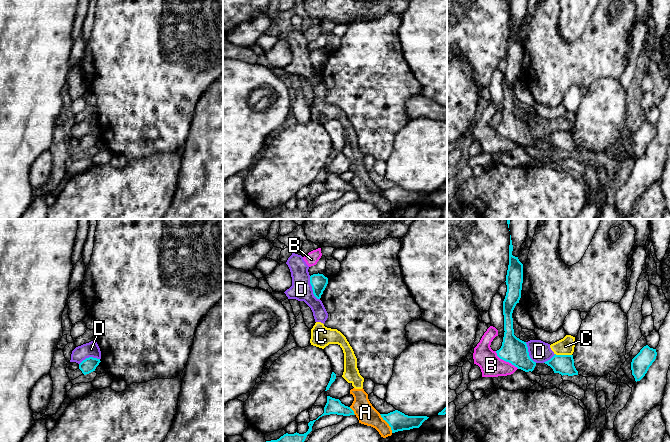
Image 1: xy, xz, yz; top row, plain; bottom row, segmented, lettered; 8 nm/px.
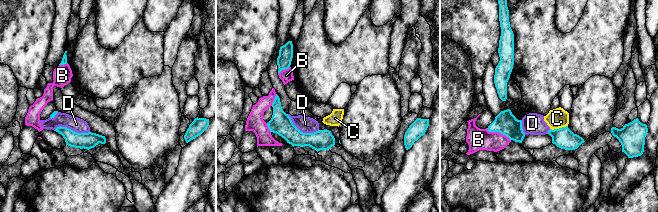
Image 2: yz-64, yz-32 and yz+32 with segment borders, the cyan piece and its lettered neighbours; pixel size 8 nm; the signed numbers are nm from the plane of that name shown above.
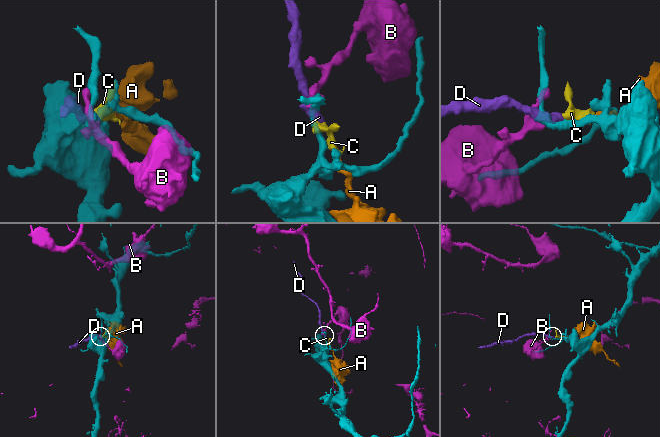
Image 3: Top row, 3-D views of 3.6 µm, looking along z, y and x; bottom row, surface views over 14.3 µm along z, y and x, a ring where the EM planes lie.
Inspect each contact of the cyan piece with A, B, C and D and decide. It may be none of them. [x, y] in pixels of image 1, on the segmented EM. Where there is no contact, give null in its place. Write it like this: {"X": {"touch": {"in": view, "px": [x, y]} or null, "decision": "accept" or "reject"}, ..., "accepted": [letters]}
{"A": {"touch": {"in": "xz", "px": [387, 422]}, "decision": "reject"}, "B": {"touch": {"in": "yz", "px": [506, 361]}, "decision": "reject"}, "C": {"touch": {"in": "yz", "px": [563, 355]}, "decision": "reject"}, "D": {"touch": {"in": "xz", "px": [312, 288]}, "decision": "reject"}, "accepted": []}

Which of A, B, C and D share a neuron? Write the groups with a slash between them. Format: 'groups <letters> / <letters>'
groups A C D / B

